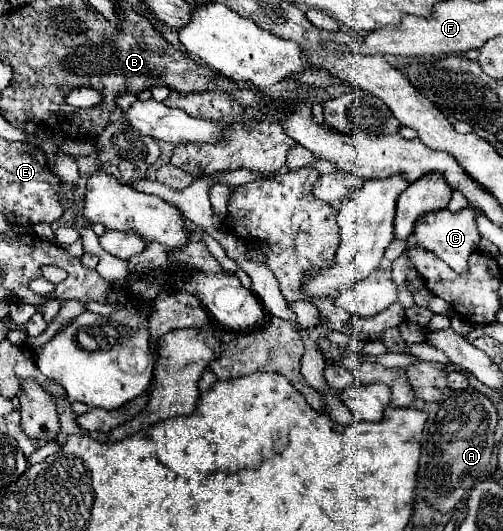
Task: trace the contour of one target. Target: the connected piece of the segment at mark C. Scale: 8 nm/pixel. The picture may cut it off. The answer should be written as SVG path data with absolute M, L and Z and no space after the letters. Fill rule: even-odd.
M463 208L459 212L449 212L449 210L439 210L439 212L431 212L425 214L417 224L415 224L415 232L413 232L417 244L425 250L435 252L443 262L447 262L455 272L463 274L467 272L467 264L469 264L469 256L473 252L477 252L479 248L479 232L475 226L475 210L473 208Z

